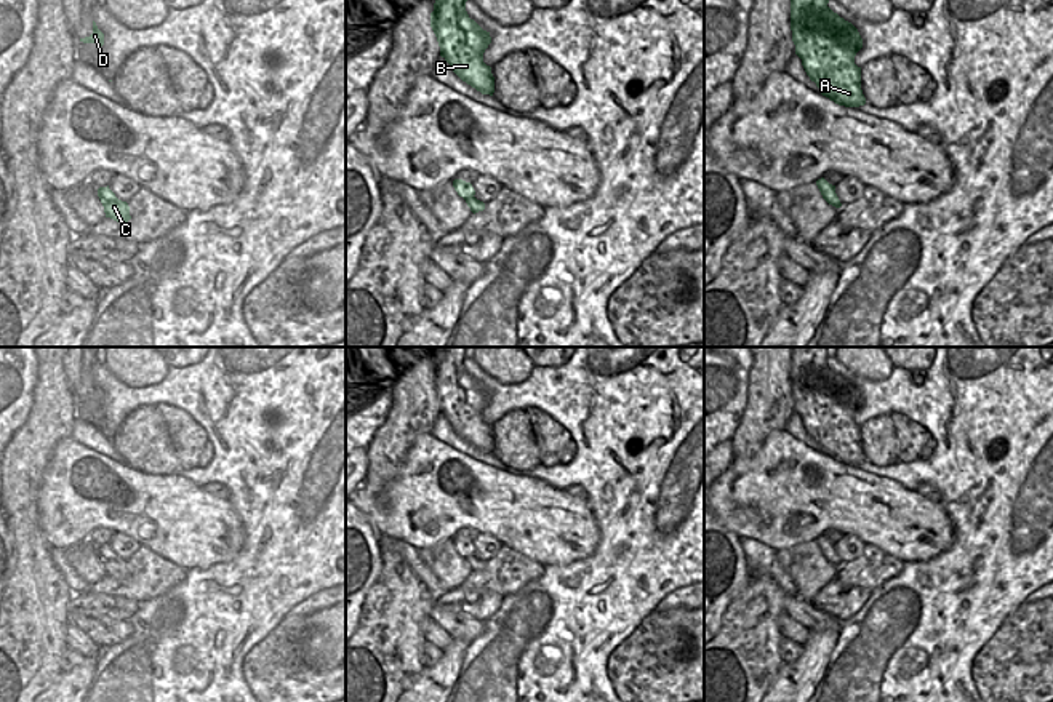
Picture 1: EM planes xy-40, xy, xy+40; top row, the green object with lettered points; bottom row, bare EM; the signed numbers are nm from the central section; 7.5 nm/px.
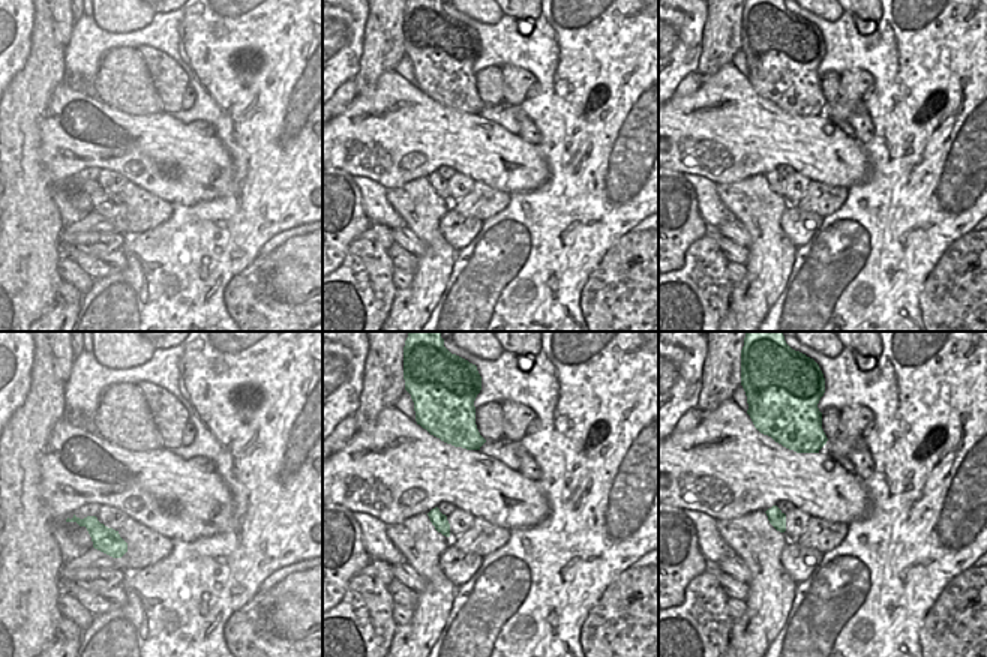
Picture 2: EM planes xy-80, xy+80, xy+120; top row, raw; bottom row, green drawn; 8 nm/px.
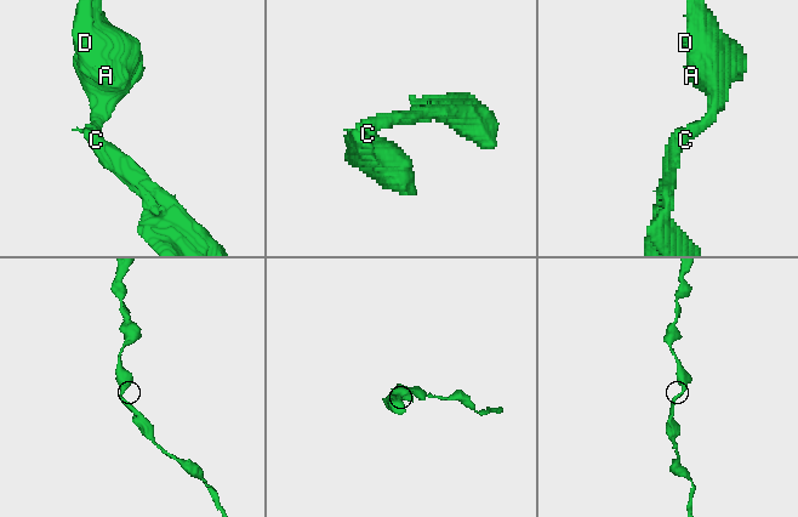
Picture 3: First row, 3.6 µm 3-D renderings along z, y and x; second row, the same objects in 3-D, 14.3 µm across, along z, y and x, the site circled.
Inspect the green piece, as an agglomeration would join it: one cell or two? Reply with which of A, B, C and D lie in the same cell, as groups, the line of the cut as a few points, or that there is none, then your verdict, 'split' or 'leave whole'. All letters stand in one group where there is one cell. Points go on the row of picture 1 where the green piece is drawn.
groups A B C D; cut none; leave whole

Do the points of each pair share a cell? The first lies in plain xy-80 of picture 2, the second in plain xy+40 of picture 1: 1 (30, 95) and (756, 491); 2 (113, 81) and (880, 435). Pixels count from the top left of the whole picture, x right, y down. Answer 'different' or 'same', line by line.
1: different
2: same

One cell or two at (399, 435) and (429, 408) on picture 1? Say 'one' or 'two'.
one

